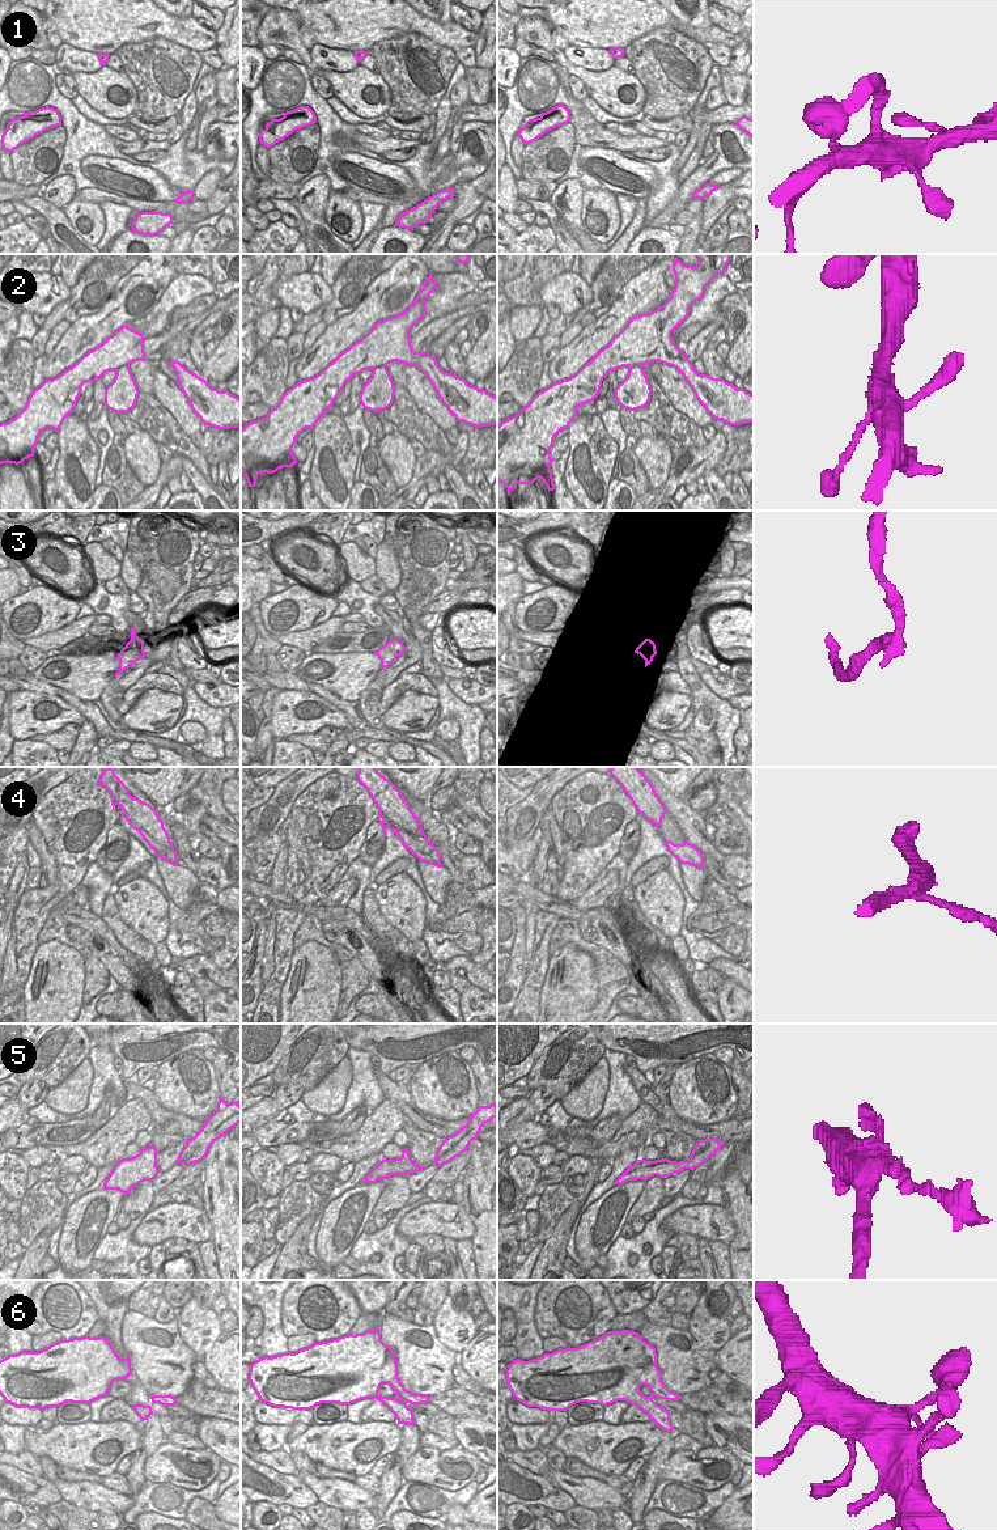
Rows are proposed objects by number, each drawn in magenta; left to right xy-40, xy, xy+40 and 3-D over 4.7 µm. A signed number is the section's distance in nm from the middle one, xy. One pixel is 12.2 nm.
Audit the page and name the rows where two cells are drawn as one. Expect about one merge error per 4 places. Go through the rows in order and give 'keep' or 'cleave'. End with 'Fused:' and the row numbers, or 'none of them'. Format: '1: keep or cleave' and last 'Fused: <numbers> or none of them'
1: keep
2: keep
3: cleave
4: cleave
5: cleave
6: keep
Fused: 3, 4, 5

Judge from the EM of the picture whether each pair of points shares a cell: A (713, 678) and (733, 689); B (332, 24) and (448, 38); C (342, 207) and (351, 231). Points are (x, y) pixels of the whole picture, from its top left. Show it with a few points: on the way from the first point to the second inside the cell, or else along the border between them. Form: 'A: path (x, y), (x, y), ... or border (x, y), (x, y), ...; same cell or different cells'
A: path (718, 683), (728, 689); same cell
B: path (361, 24), (419, 24); same cell
C: path (346, 212), (352, 220), (351, 225); same cell

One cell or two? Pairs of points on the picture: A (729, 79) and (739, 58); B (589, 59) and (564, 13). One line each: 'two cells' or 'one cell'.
A: two cells
B: two cells

